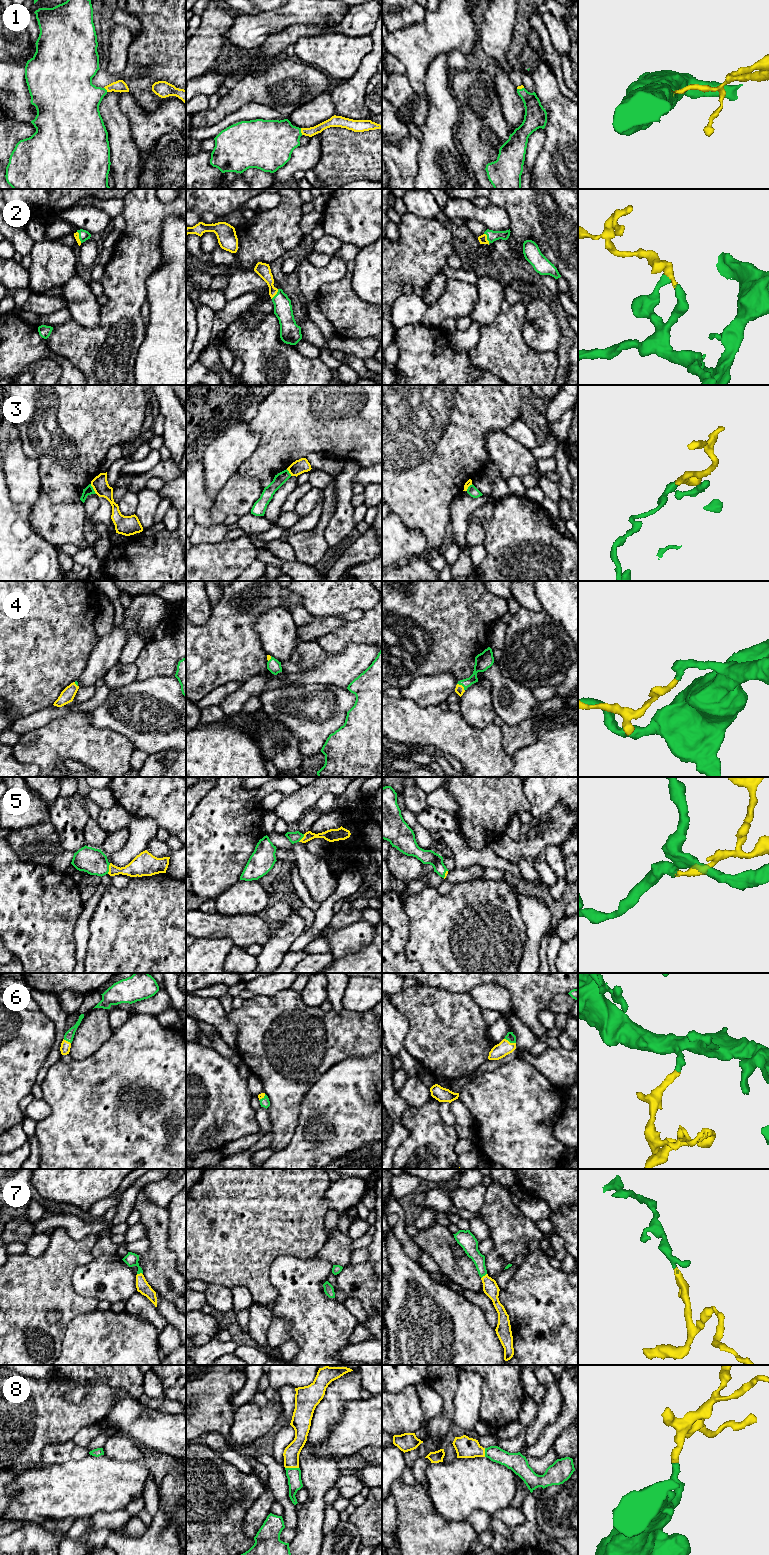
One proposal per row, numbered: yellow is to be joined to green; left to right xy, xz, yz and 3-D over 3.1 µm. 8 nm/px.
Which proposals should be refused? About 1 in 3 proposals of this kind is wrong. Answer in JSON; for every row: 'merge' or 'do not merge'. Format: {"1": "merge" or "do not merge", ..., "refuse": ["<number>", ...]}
{"1": "merge", "2": "merge", "3": "do not merge", "4": "merge", "5": "merge", "6": "merge", "7": "merge", "8": "merge", "refuse": ["3"]}

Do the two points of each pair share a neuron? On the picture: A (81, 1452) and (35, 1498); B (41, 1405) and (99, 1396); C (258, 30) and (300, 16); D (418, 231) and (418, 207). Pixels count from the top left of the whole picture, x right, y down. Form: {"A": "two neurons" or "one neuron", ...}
{"A": "two neurons", "B": "one neuron", "C": "one neuron", "D": "two neurons"}

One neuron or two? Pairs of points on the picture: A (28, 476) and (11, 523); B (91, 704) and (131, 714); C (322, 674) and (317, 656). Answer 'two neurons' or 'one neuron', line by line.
A: two neurons
B: two neurons
C: two neurons

